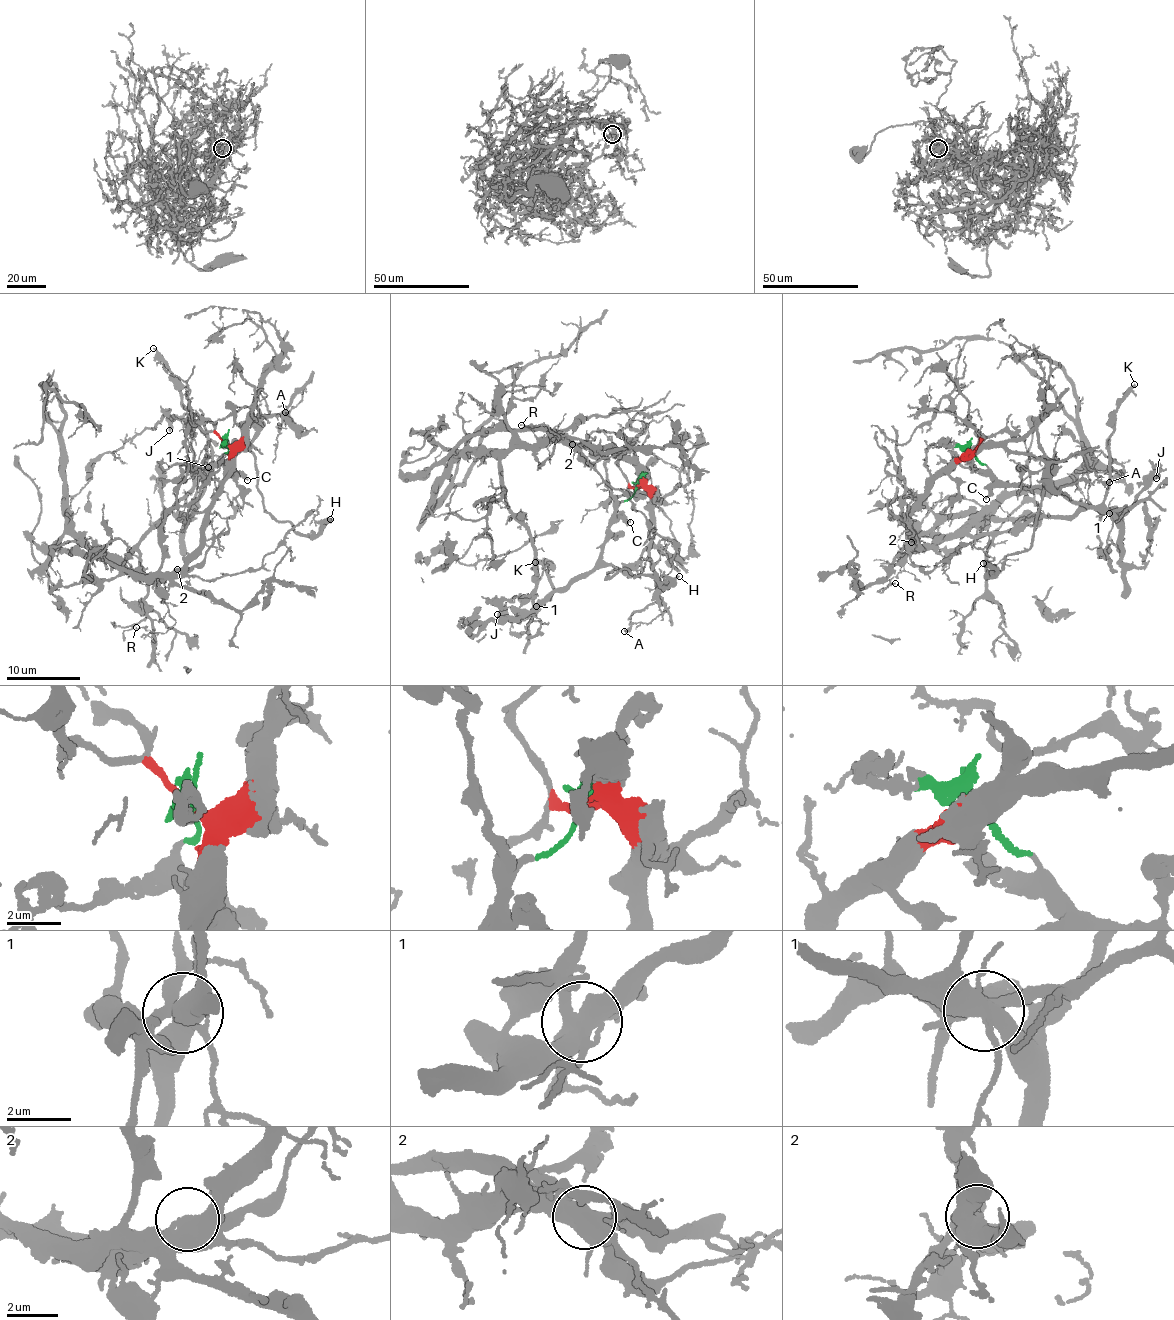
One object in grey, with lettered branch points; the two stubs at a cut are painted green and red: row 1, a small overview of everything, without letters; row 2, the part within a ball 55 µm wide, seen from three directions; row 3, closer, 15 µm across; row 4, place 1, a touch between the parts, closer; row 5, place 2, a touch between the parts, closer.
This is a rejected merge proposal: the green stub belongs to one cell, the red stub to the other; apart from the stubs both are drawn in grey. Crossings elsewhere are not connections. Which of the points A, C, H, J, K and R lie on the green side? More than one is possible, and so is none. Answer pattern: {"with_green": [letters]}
{"with_green": ["C", "H", "J", "K"]}

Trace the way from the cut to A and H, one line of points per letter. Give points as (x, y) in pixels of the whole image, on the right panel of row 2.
A: (972, 452), (992, 445), (1040, 457), (1052, 484), (1058, 489), (1081, 479), (1109, 482)
H: (972, 453), (1003, 481), (1046, 486), (1032, 543), (1007, 554), (1002, 569), (989, 578), (991, 571), (982, 562)

